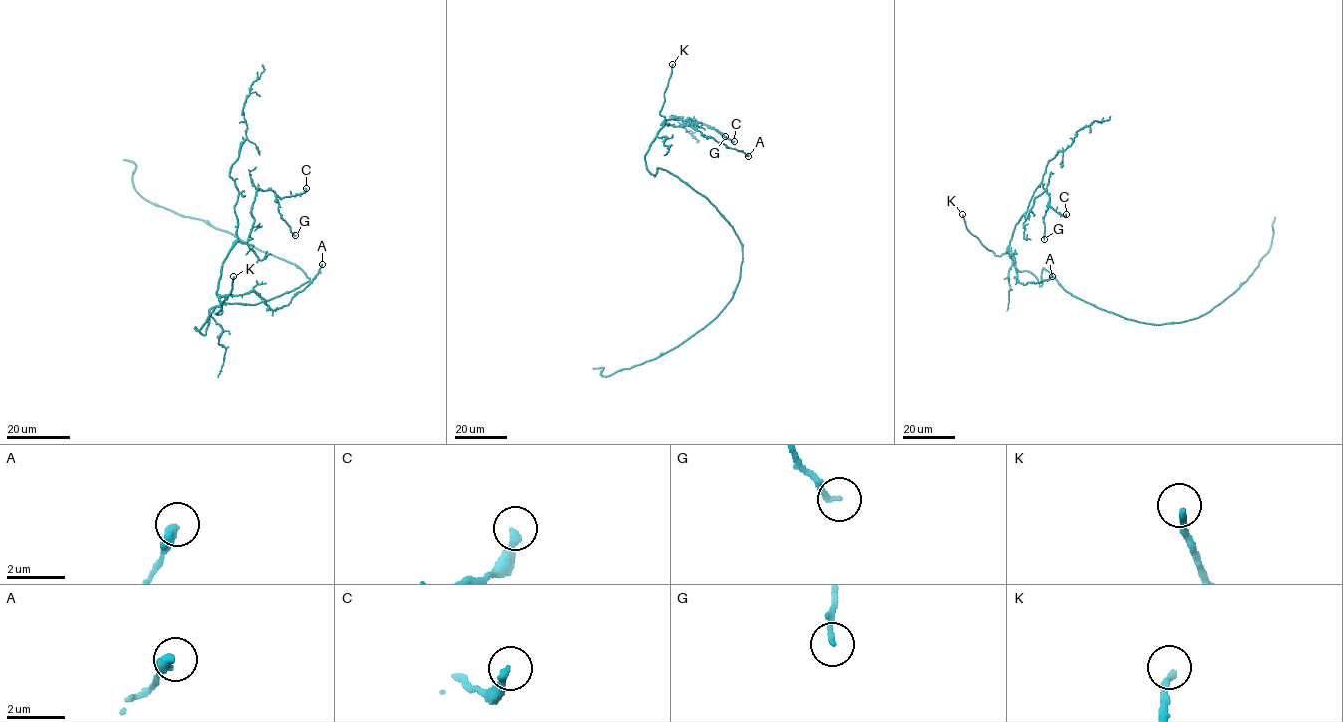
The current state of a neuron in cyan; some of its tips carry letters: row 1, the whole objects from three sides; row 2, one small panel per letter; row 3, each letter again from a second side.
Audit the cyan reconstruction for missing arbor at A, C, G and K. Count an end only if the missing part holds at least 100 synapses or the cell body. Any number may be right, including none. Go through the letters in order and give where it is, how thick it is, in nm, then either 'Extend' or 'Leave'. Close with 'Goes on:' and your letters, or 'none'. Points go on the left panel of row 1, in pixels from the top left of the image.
A: Place: (322, 264). Thickness 360 nm. Leave
C: Place: (306, 188). Thickness 280 nm. Leave
G: Place: (295, 235). Thickness 170 nm. Leave
K: Place: (233, 276). Thickness 200 nm. Extend
Goes on: K

